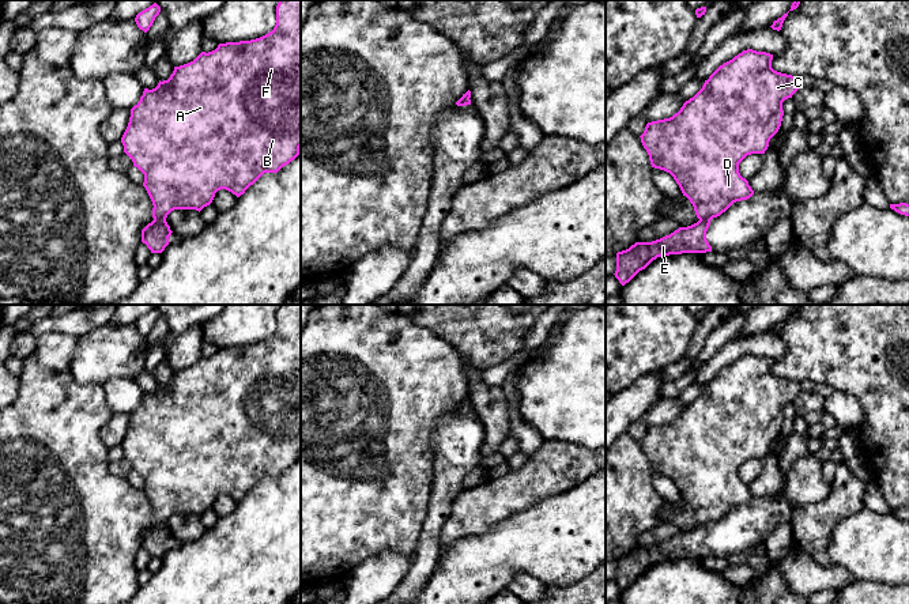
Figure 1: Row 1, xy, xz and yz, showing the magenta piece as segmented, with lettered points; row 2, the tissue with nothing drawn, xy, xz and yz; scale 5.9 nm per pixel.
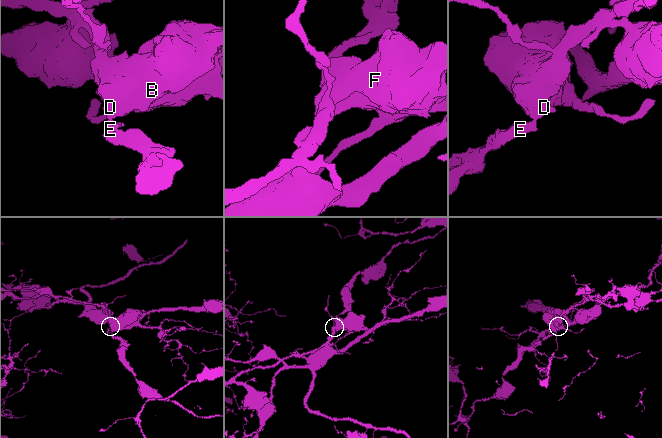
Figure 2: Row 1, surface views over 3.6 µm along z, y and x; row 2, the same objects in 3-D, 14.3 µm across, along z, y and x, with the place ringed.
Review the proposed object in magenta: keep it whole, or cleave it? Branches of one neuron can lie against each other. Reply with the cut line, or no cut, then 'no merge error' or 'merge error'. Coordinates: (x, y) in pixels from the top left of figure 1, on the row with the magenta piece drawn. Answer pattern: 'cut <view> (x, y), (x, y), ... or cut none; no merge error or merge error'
cut xy (165, 218), (154, 221); merge error

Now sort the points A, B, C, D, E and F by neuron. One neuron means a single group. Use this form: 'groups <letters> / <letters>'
groups A B C D F / E

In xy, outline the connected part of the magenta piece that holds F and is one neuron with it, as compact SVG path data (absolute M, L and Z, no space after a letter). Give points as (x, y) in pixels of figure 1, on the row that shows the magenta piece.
M279 0L276 24L268 34L250 41L219 44L215 50L201 52L193 61L174 67L170 78L163 82L159 80L155 88L144 88L140 101L131 109L129 122L121 143L133 166L144 174L143 186L154 205L154 220L166 219L174 209L196 209L200 212L212 203L215 193L220 189L239 197L264 173L278 173L283 166L294 161L301 148L301 0Z

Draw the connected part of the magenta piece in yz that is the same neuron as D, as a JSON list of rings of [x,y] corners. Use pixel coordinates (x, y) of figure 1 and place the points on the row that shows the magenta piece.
[[[743,50],[732,60],[720,65],[702,88],[683,103],[670,118],[648,122],[640,136],[649,155],[652,167],[670,173],[694,207],[699,220],[720,216],[733,203],[747,200],[754,195],[748,181],[739,173],[739,163],[751,154],[765,154],[770,139],[778,132],[784,116],[782,102],[800,88],[800,79],[777,72],[772,68],[773,54]]]

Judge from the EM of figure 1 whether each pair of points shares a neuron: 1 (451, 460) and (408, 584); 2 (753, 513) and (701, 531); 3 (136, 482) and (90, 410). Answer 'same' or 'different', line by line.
1: same
2: same
3: different

